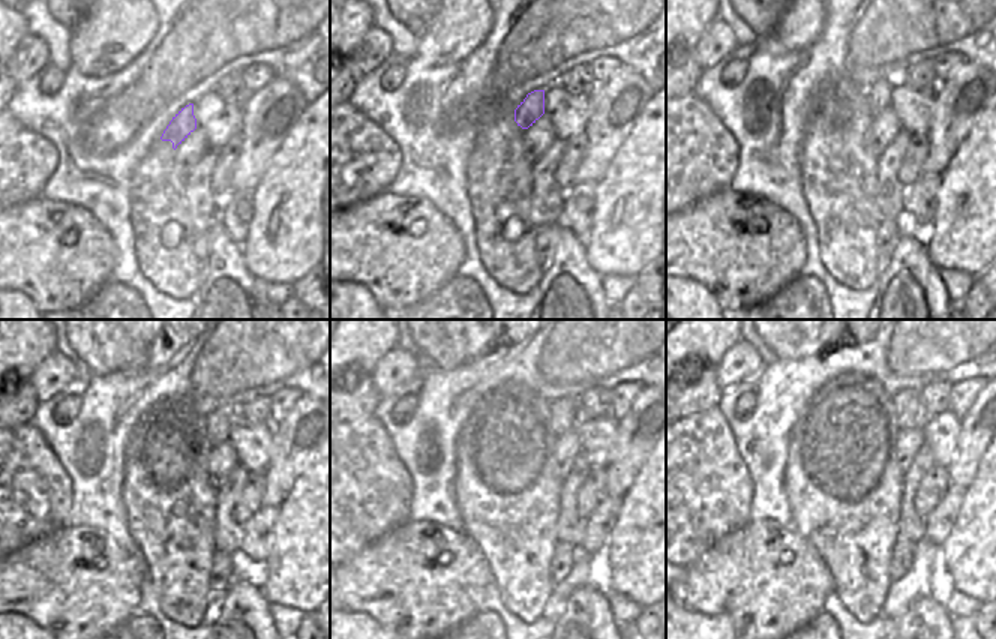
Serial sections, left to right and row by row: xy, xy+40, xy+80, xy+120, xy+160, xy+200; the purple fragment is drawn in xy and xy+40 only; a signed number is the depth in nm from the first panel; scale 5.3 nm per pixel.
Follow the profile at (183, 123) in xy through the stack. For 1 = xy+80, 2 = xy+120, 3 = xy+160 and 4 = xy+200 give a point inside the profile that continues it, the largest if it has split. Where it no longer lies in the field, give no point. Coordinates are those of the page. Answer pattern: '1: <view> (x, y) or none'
1: xy+80 (879, 96)
2: xy+120 (218, 423)
3: xy+160 (564, 414)
4: xy+200 (909, 413)

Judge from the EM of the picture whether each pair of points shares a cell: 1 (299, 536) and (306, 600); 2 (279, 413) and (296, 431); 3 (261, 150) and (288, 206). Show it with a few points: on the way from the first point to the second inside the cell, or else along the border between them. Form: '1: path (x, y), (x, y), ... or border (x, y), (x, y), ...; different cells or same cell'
1: border (291, 575), (279, 588), (296, 594), (300, 608); different cells
2: border (302, 393), (293, 407), (272, 423); different cells
3: border (287, 132), (269, 161), (263, 177), (251, 192); different cells

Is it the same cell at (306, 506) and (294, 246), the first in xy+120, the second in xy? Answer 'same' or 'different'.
different

